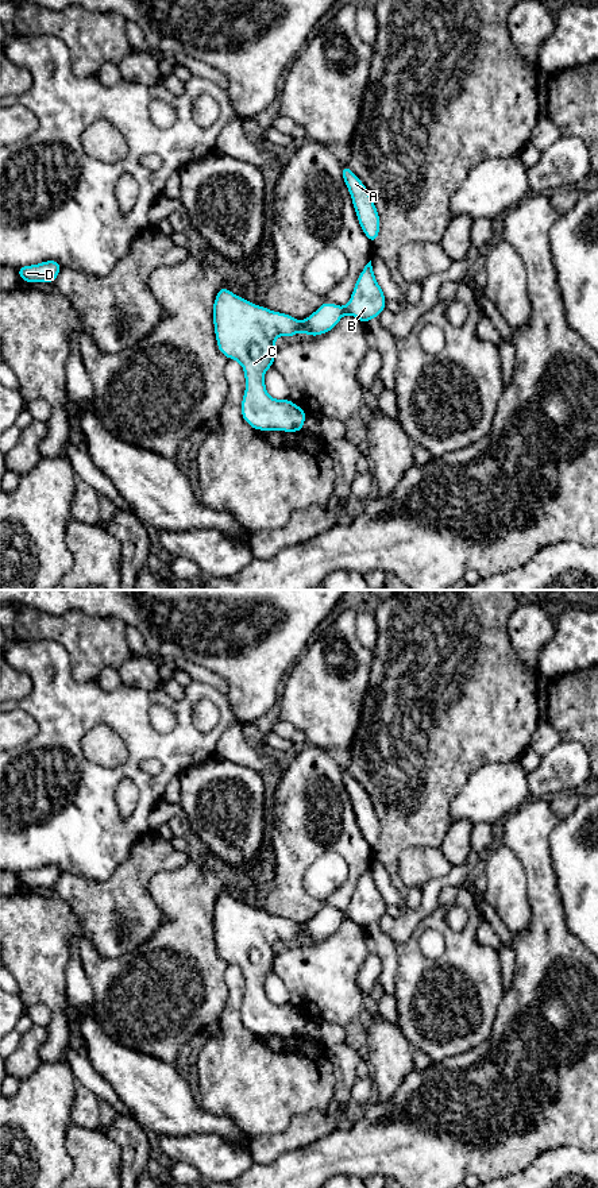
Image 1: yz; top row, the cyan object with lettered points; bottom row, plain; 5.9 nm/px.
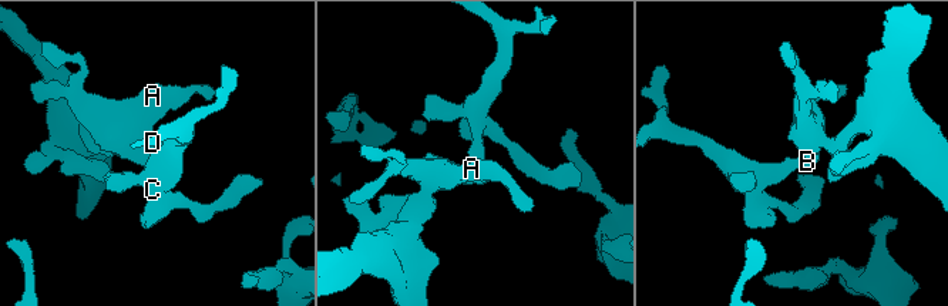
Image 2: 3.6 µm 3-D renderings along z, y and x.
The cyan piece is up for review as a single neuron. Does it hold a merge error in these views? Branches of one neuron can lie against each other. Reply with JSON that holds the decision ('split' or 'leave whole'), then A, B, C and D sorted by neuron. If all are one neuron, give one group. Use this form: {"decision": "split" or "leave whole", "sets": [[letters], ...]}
{"decision": "leave whole", "sets": [["A", "B", "C", "D"]]}

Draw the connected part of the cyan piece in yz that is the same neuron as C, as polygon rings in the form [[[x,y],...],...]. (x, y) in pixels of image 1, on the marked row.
[[[371,261],[358,275],[350,301],[346,306],[323,302],[308,319],[300,321],[290,315],[274,312],[244,300],[223,286],[213,301],[213,325],[219,351],[228,359],[238,360],[244,370],[246,389],[242,398],[242,417],[258,431],[298,432],[305,424],[305,410],[290,400],[274,400],[265,385],[265,373],[274,366],[275,339],[281,335],[292,338],[298,332],[319,336],[333,329],[344,315],[356,317],[366,324],[373,317],[379,317],[386,306],[382,288],[378,285]]]

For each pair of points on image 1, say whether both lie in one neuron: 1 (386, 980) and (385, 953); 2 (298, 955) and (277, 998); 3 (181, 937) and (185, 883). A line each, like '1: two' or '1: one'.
1: one
2: two
3: one

